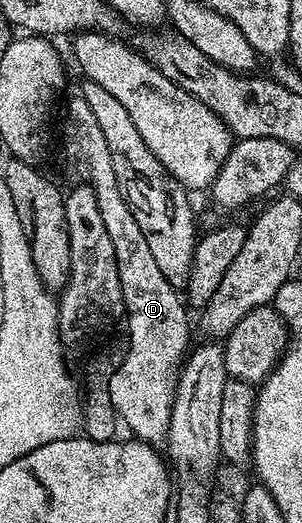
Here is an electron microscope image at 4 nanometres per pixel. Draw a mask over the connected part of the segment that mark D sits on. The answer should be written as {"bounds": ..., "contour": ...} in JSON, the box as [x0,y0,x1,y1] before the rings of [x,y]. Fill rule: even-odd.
{"bounds":[62,97,191,445],"contour":[[[74,97],[66,107],[66,116],[62,119],[62,143],[66,146],[67,157],[86,170],[85,182],[96,193],[96,205],[100,205],[104,229],[108,229],[108,237],[112,237],[116,249],[120,289],[126,306],[124,324],[130,348],[126,356],[121,356],[111,375],[111,405],[117,418],[123,424],[126,422],[135,440],[158,445],[165,440],[180,368],[191,346],[190,319],[186,316],[188,307],[152,258],[148,241],[144,241],[144,233],[140,233],[140,225],[136,225],[136,217],[132,217],[132,209],[128,209],[120,193],[120,185],[116,185],[116,169],[112,169],[112,157],[108,157],[104,132],[100,125],[96,125],[96,116],[92,109],[88,109],[88,103],[80,97]]]}

